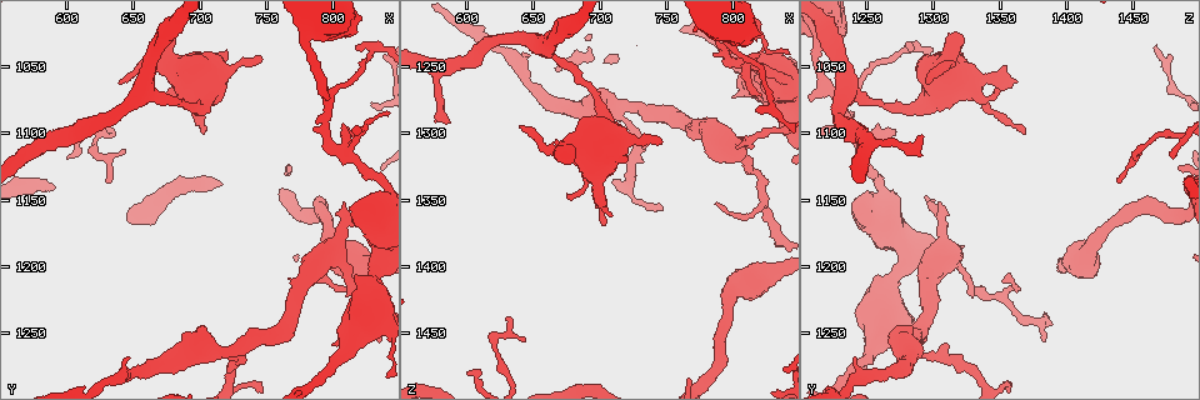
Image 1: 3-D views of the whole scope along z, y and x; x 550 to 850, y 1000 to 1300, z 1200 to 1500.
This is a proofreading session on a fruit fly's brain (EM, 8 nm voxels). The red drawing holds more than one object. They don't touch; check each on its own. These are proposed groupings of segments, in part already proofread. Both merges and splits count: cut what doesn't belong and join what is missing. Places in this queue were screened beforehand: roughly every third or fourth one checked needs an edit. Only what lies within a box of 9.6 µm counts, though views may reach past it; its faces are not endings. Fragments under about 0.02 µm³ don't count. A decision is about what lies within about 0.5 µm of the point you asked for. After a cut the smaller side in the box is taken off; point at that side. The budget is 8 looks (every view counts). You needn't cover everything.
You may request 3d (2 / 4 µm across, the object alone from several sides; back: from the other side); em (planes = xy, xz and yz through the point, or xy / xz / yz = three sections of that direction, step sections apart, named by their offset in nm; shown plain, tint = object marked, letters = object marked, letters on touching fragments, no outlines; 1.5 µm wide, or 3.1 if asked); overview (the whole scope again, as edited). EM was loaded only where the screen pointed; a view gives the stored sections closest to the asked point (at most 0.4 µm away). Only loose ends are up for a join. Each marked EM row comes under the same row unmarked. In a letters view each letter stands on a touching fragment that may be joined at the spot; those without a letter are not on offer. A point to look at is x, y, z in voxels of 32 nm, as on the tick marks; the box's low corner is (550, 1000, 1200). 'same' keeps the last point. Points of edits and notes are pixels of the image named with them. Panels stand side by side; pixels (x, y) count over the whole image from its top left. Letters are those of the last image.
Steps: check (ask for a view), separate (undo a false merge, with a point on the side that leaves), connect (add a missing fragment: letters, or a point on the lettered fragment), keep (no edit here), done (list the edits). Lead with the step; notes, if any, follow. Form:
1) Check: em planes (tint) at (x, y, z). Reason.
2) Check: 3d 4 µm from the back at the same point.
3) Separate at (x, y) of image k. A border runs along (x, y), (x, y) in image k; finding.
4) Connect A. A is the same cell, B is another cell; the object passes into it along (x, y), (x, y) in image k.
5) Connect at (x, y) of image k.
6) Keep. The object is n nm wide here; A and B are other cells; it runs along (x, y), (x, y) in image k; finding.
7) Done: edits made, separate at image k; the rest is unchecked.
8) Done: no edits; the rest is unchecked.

Check: 3d 4 µm at (704, 1100, 1368). An open end.

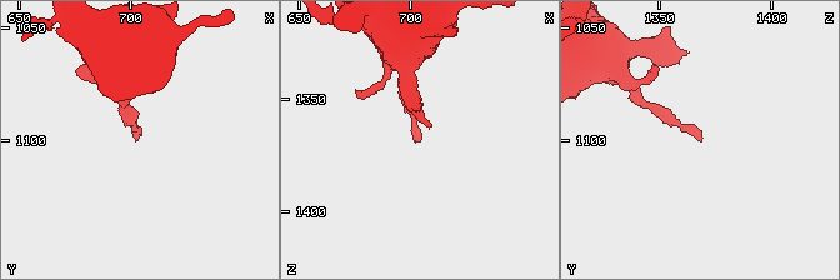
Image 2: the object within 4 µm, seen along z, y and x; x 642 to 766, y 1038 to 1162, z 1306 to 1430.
Check: em planes (letters) at (703, 1101, 1370). Shape alone is not enough.

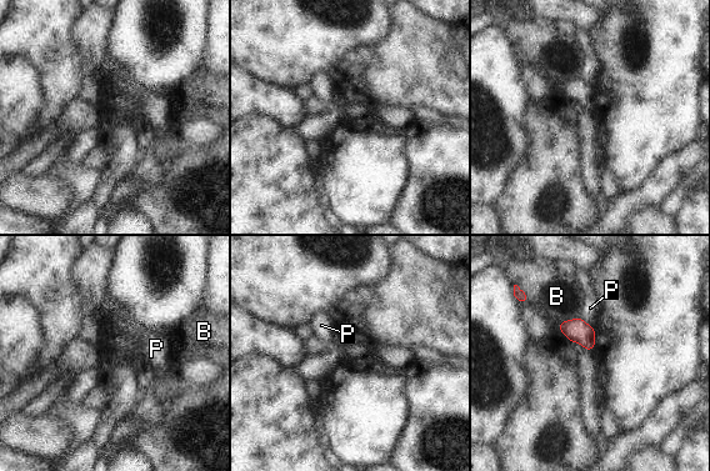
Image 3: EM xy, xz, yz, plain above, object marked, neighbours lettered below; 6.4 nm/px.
Keep. B and P are other cells; a border runs along (580, 316), (594, 327) in image 3; no lettered fragment goes on from it.

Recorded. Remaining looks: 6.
Check: em planes (tint) at (666, 1046, 1312). Sudden change in width.

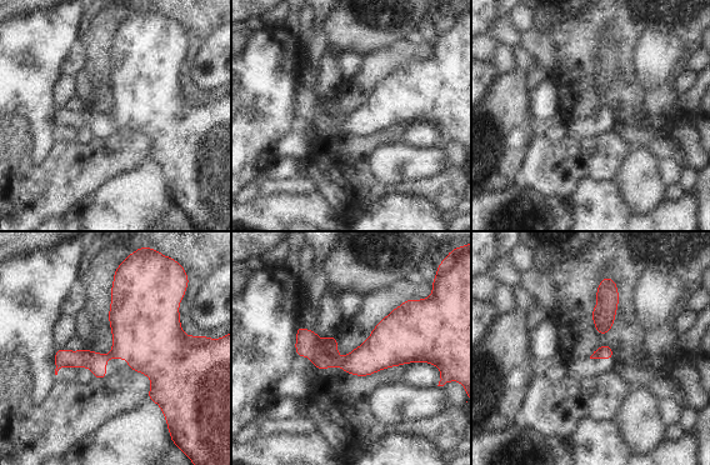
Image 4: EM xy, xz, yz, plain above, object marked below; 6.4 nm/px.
Check: em planes (letters) at the same point.

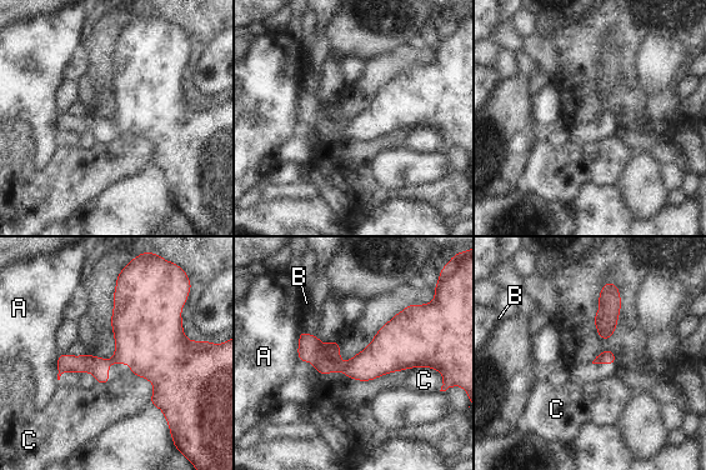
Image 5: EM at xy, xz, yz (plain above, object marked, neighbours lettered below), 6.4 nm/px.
Keep. A, B and C are other cells; one cell here.

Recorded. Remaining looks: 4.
Check: 3d 2 µm at (586, 1100, 1290). Thin end.

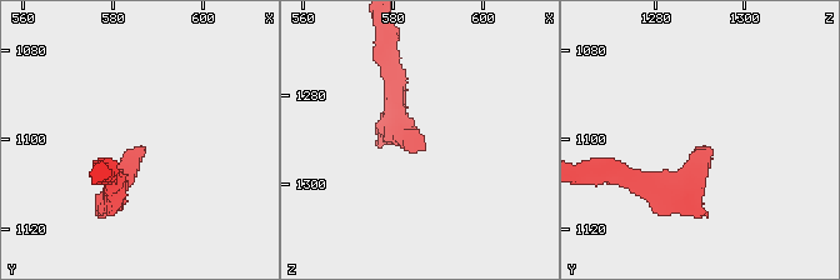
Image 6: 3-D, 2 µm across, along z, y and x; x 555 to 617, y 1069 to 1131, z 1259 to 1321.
Check: em planes (letters) at (587, 1101, 1290).

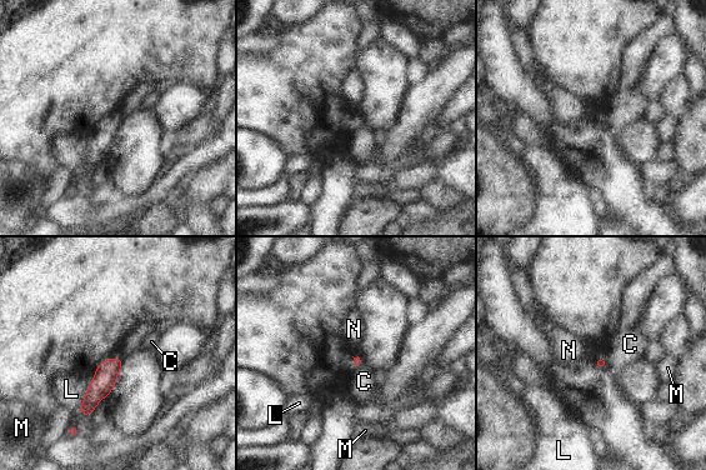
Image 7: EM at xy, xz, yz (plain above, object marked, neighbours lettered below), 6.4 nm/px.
Keep. The longest contact is with L, 260 nm; C, L, M and N are other cells; it runs along (119, 361), (106, 374), (83, 411) in image 7; no lettered fragment goes on from it.

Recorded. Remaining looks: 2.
Done: no edits; the rest is unchecked.

